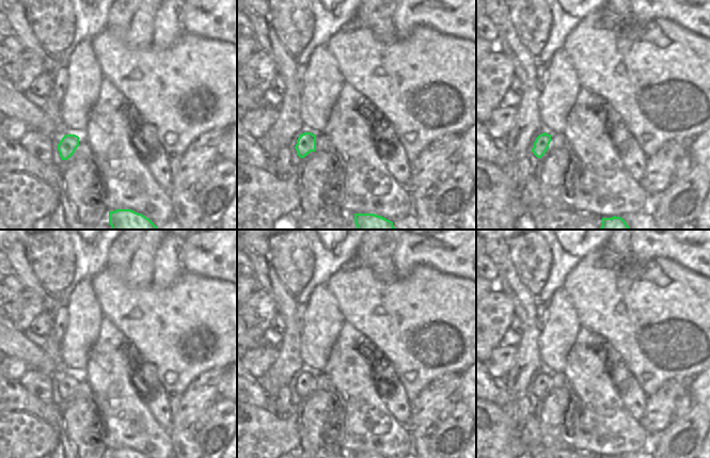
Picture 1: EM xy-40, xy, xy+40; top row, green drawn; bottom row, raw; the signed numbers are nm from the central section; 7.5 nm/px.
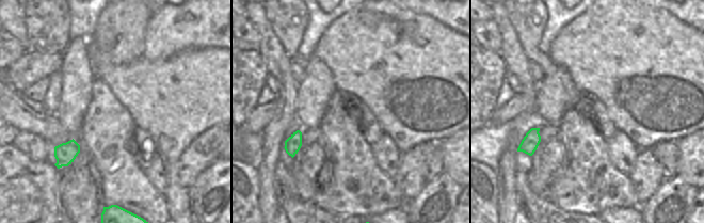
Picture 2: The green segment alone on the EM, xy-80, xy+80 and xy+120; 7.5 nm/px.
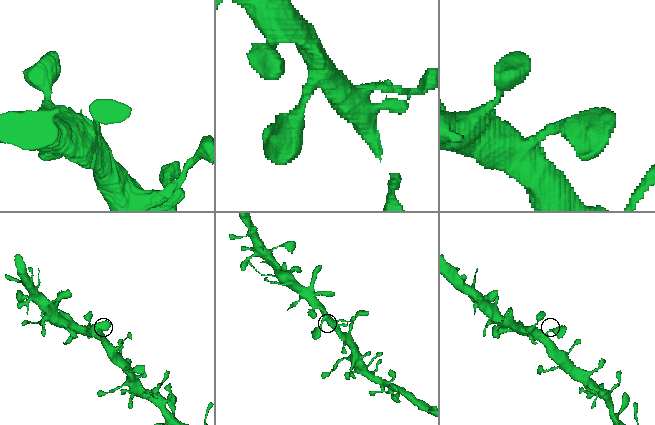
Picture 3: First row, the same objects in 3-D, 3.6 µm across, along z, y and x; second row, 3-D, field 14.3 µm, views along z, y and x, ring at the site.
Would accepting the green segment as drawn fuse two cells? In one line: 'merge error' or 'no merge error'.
no merge error

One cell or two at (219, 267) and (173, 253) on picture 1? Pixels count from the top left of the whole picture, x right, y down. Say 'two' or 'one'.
one

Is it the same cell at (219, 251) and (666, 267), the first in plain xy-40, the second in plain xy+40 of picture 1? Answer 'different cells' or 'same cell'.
different cells

